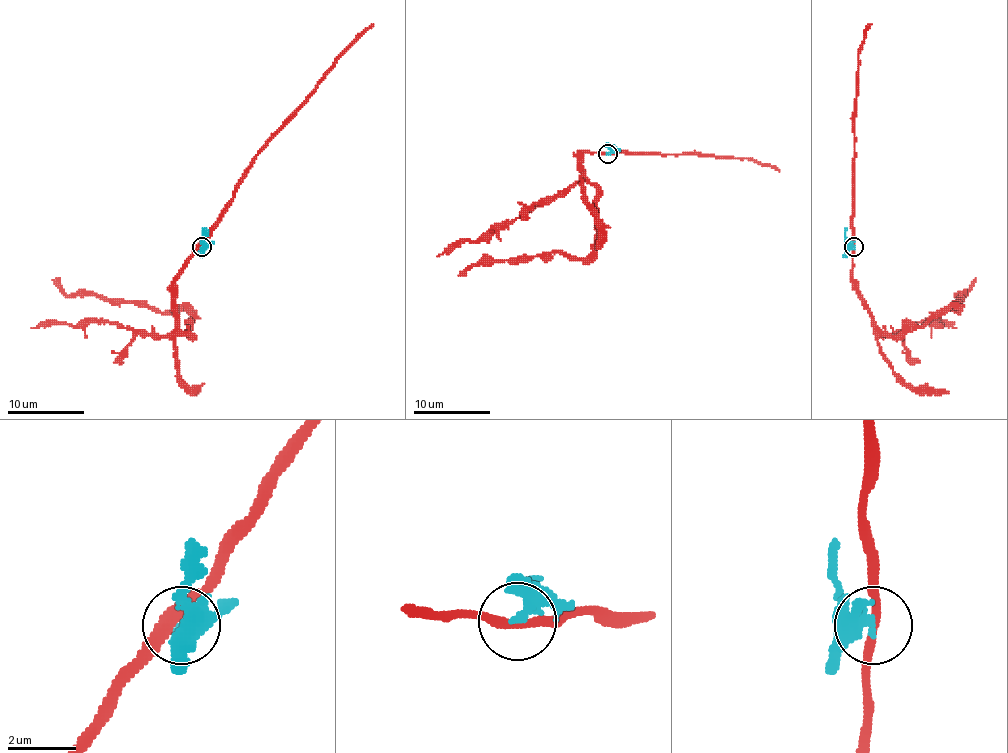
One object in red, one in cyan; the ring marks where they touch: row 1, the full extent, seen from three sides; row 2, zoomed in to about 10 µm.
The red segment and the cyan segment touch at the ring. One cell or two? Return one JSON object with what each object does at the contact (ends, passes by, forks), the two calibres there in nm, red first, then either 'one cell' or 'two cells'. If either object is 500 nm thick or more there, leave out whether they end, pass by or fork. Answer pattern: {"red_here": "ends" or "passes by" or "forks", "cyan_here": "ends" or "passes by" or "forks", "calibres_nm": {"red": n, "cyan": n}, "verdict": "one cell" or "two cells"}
{"red_here": "passes by", "cyan_here": "passes by", "calibres_nm": {"red": 280, "cyan": 320}, "verdict": "one cell"}

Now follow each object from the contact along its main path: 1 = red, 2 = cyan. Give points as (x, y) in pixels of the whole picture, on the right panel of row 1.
1: (854, 247), (854, 289), (873, 324), (889, 335), (923, 328), (956, 307), (956, 312), (952, 307), (975, 278)
2: (854, 247), (847, 241), (847, 228)

